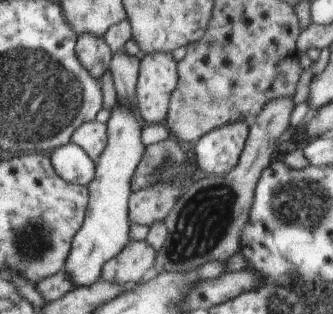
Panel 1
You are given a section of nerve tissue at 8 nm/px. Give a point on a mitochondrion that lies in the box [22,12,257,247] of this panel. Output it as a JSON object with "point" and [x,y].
{"point":[165,164]}

